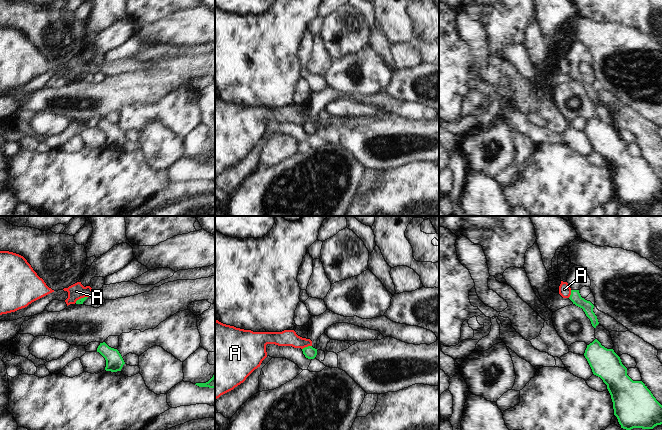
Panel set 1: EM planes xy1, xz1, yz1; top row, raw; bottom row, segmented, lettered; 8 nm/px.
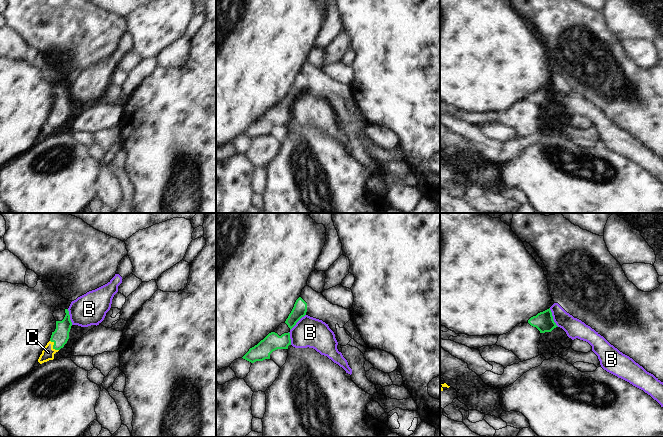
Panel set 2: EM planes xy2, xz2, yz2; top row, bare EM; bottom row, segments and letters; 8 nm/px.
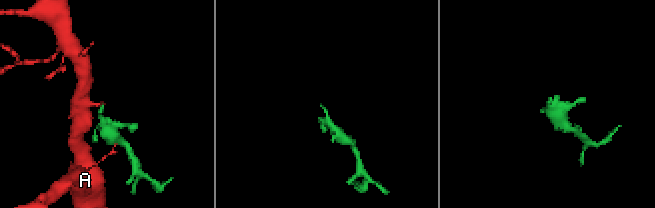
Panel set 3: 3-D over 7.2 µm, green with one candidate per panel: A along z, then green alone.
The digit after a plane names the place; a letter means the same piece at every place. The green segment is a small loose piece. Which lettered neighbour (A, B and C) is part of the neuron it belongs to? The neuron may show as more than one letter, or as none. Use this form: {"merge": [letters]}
{"merge": ["C"]}

